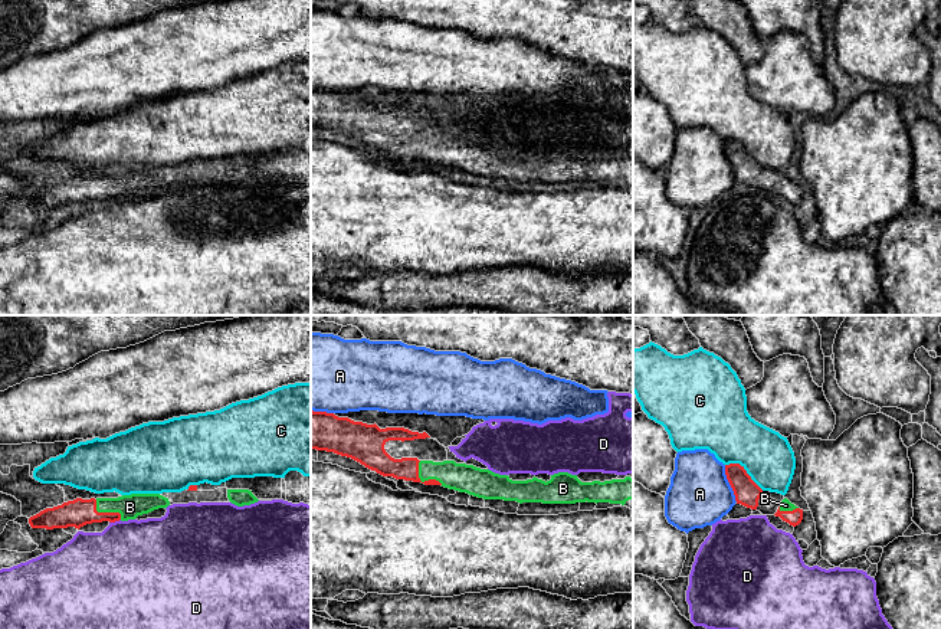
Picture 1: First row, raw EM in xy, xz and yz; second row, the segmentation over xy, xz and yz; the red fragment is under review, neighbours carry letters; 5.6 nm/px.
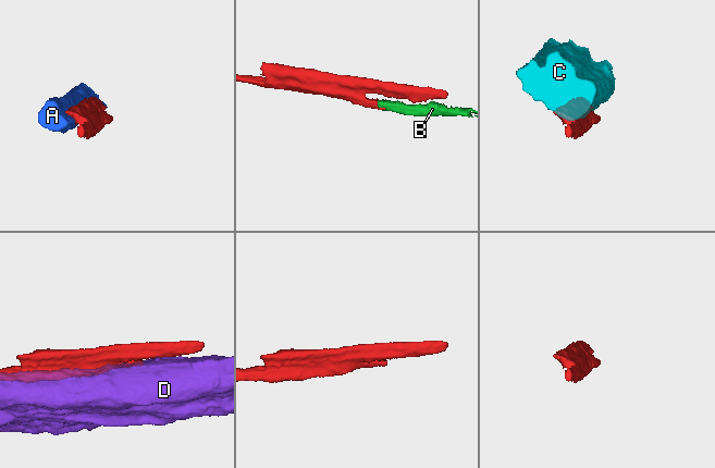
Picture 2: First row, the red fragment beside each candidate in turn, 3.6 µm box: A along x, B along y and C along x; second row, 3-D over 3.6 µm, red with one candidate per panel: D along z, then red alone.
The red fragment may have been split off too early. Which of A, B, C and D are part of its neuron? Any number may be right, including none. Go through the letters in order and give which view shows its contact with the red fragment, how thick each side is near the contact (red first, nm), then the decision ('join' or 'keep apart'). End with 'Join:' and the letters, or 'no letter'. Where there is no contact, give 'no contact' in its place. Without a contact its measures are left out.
A: meets red in yz; 150 nm thick on the red side, 360 nm on the other; keep apart
B: meets red in xz; 130 nm thick on the red side, 160 nm on the other; join
C: meets red in yz; 150 nm thick on the red side, 300 nm on the other; keep apart
D: meets red in xy; 160 nm thick on the red side, 480 nm on the other; keep apart
Join: B

